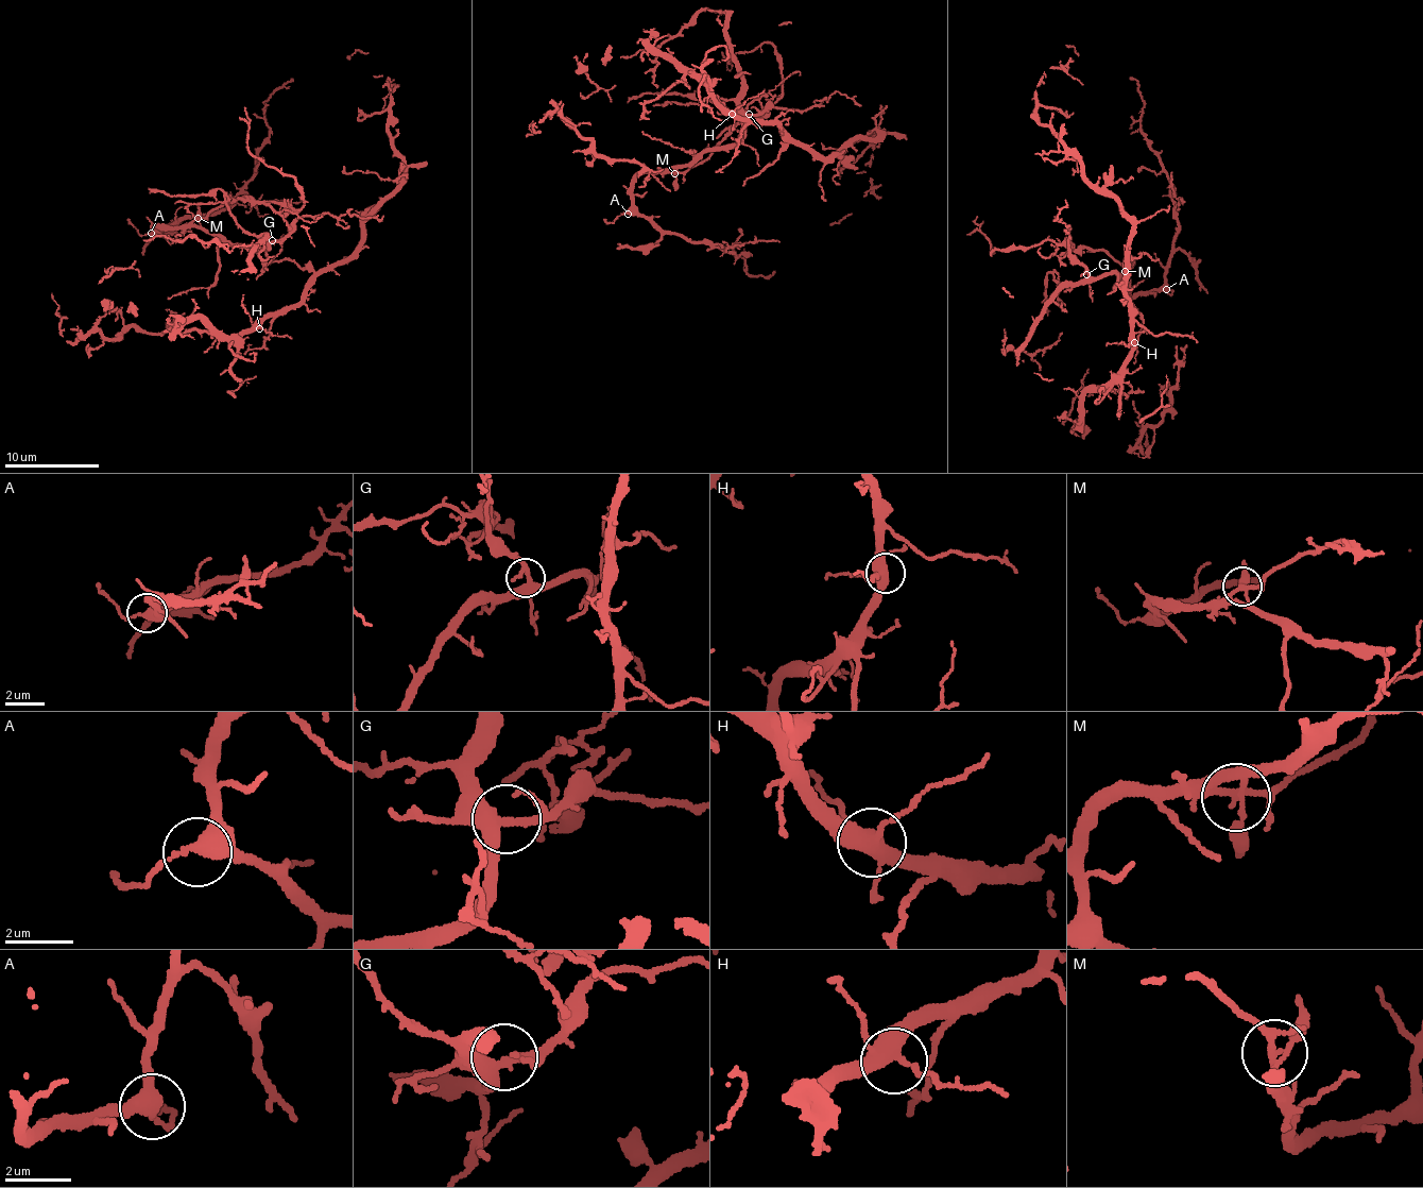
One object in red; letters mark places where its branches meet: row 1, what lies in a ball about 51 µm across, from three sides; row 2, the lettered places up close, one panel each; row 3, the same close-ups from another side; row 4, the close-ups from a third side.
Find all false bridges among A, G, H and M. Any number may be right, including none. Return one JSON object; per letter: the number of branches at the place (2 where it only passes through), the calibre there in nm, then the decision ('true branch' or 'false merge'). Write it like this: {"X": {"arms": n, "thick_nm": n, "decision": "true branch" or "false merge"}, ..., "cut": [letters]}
{"A": {"arms": 4, "thick_nm": 340, "decision": "true branch"}, "G": {"arms": 4, "thick_nm": 320, "decision": "true branch"}, "H": {"arms": 5, "thick_nm": 400, "decision": "true branch"}, "M": {"arms": 4, "thick_nm": 150, "decision": "true branch"}, "cut": []}

